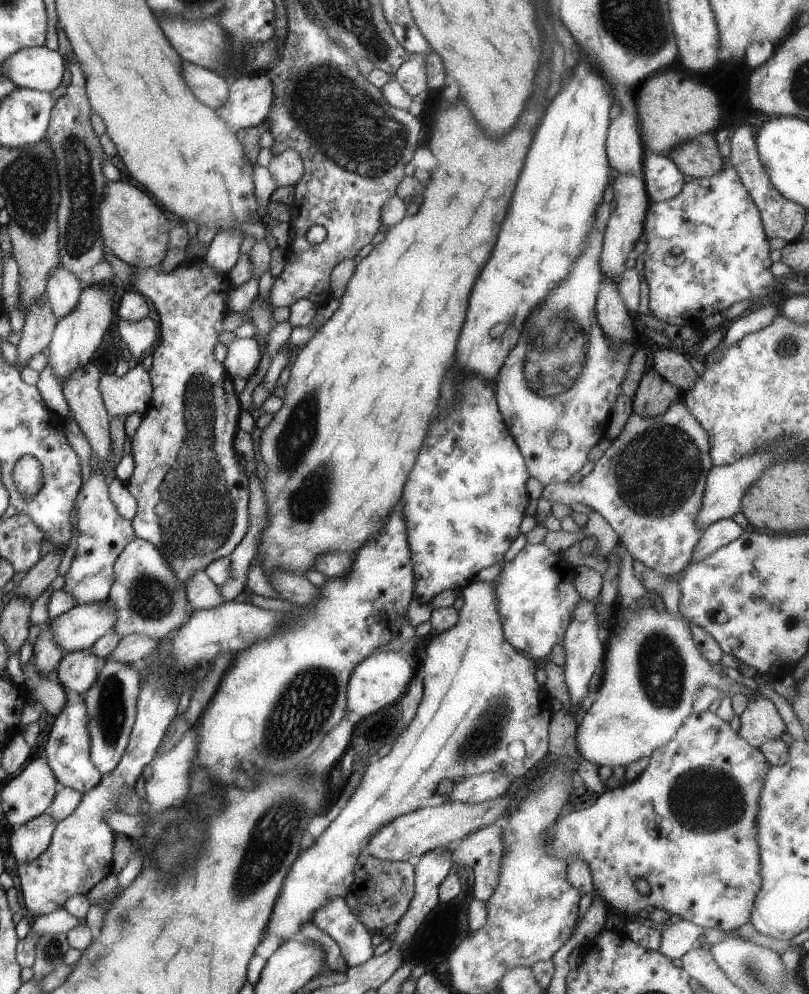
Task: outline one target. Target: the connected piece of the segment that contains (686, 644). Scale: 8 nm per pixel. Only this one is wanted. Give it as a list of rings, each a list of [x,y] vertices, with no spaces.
[[[662,605],[631,610],[629,616],[625,616],[621,628],[611,629],[607,636],[603,662],[595,681],[597,700],[581,718],[575,732],[578,752],[584,760],[596,767],[625,767],[635,760],[649,757],[655,748],[669,742],[677,728],[683,724],[683,720],[693,713],[697,690],[704,686],[719,688],[730,696],[741,690],[741,687],[726,675],[719,676],[712,672],[711,664],[701,656],[697,644],[693,644],[688,622],[679,614],[667,612]]]

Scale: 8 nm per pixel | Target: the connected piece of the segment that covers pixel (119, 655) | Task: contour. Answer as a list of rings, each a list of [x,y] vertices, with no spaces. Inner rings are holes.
[[[137,633],[125,635],[105,658],[98,660],[96,670],[98,671],[102,668],[105,659],[113,659],[129,664],[136,663],[139,659],[144,659],[153,651],[156,648],[156,644],[157,641],[150,636]]]

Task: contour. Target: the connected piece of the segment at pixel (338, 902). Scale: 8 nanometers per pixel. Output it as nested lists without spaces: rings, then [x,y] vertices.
[[[343,896],[327,900],[313,912],[311,922],[331,937],[340,950],[346,968],[366,962],[372,956],[371,934],[355,915],[351,914]]]

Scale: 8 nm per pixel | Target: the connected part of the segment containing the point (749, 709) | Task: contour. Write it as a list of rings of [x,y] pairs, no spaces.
[[[759,691],[749,696],[745,710],[739,716],[740,724],[736,733],[747,744],[758,748],[759,744],[780,738],[785,732],[785,724],[779,718],[772,701],[768,700]]]

